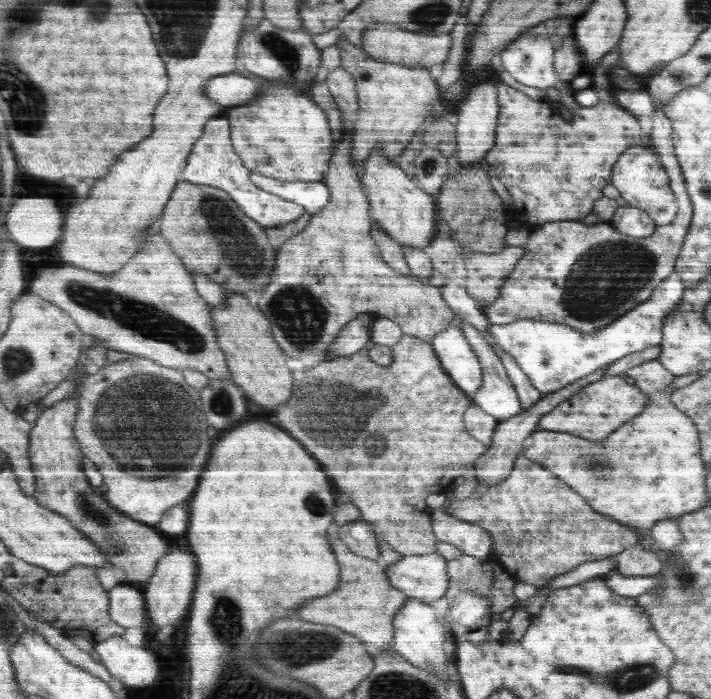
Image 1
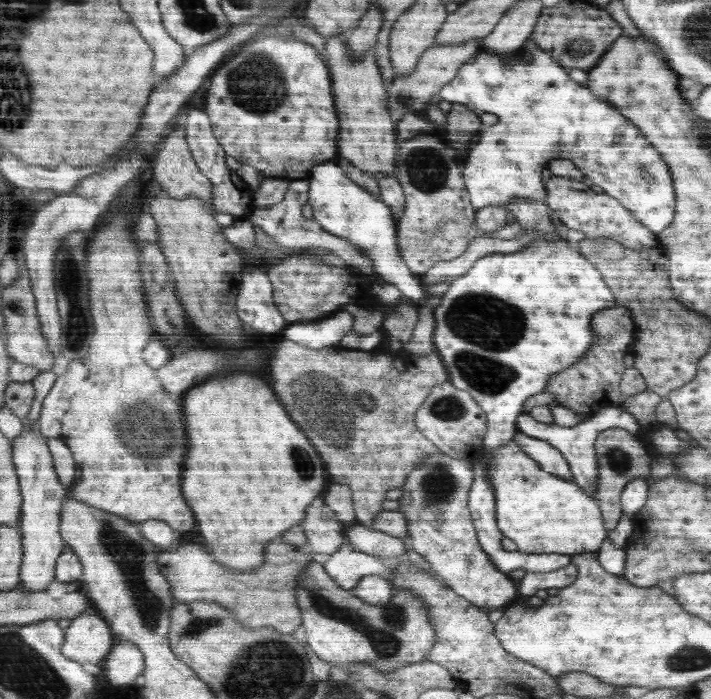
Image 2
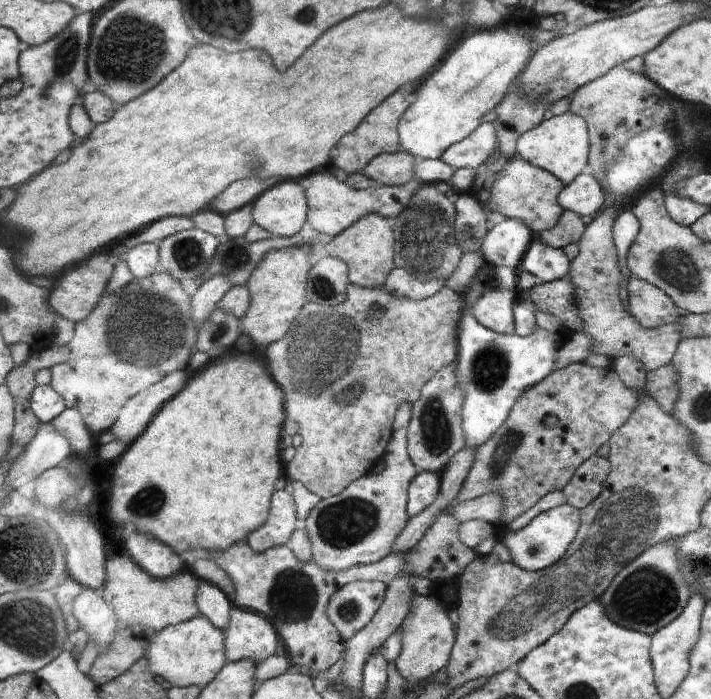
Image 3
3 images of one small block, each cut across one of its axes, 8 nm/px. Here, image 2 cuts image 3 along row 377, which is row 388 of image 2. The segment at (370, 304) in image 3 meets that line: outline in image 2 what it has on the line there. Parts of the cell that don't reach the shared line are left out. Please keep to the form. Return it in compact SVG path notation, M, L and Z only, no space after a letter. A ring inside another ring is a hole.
M405 298L390 314L384 314L380 348L363 351L332 345L316 350L282 340L280 346L272 348L274 354L268 364L276 396L280 396L284 408L292 412L292 420L308 432L308 440L312 440L316 452L320 448L320 456L324 456L333 482L349 486L356 518L366 528L372 528L376 516L385 512L383 502L389 490L403 486L406 476L422 460L441 453L432 440L420 434L414 420L434 384L452 384L447 365L436 350L428 355L411 355L404 372L396 372L390 362L398 358L404 344L410 341L418 323L418 307ZM308 420L312 420L312 424L308 424ZM318 432L322 434L320 444Z

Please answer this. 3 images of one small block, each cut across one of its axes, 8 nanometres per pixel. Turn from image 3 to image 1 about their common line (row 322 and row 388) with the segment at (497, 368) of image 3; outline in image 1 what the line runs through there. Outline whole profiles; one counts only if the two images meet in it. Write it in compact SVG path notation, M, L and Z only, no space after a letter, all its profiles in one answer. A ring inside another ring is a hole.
M676 270L668 275L662 283L659 284L646 303L640 304L639 307L628 311L626 315L619 316L614 322L607 324L595 333L583 333L578 329L569 327L565 324L558 324L552 321L532 320L529 318L516 319L508 324L491 324L487 331L495 338L495 342L506 354L516 359L516 364L528 380L543 394L554 392L572 384L580 378L592 375L610 365L624 356L640 352L645 348L656 346L661 343L663 320L672 312L677 311L680 302L684 298L684 283ZM456 318L447 330L435 336L430 344L435 345L439 360L451 374L452 380L472 397L483 386L483 368L474 349L468 350L469 344L460 330L460 325L460 319Z

